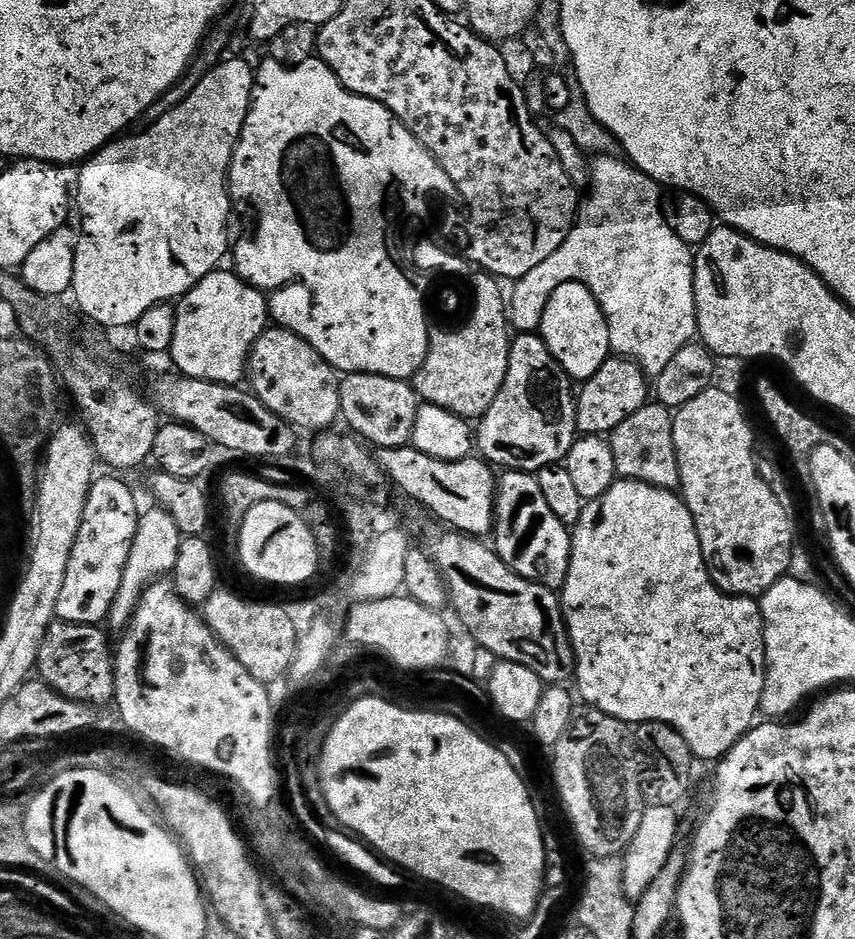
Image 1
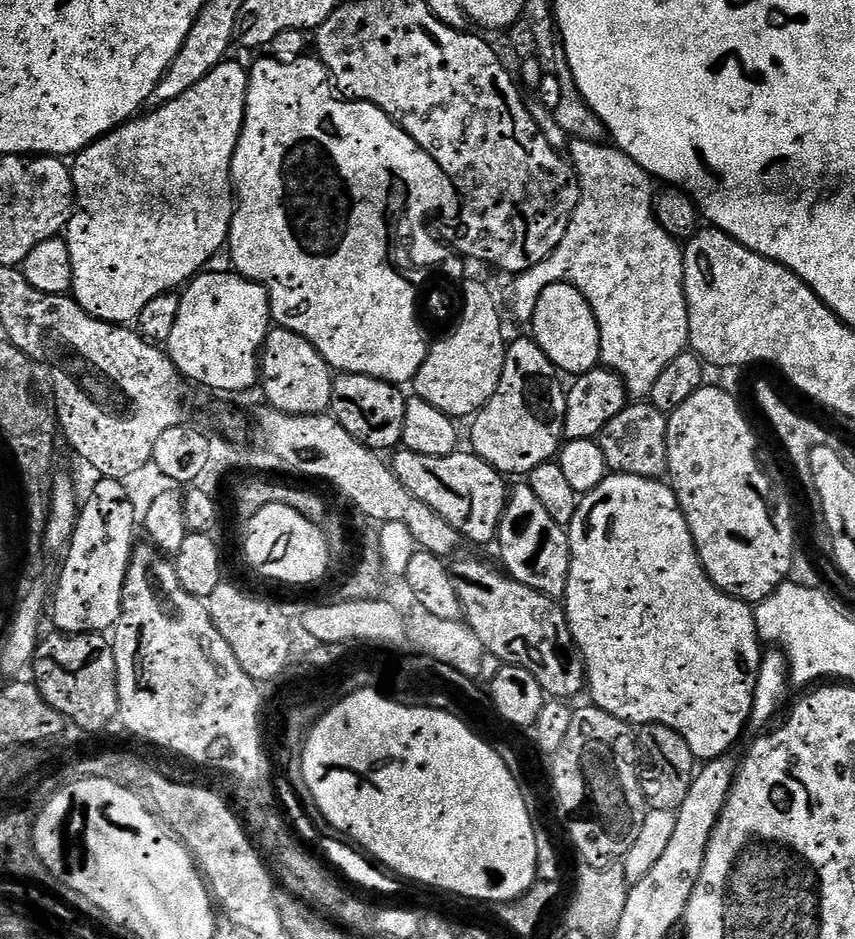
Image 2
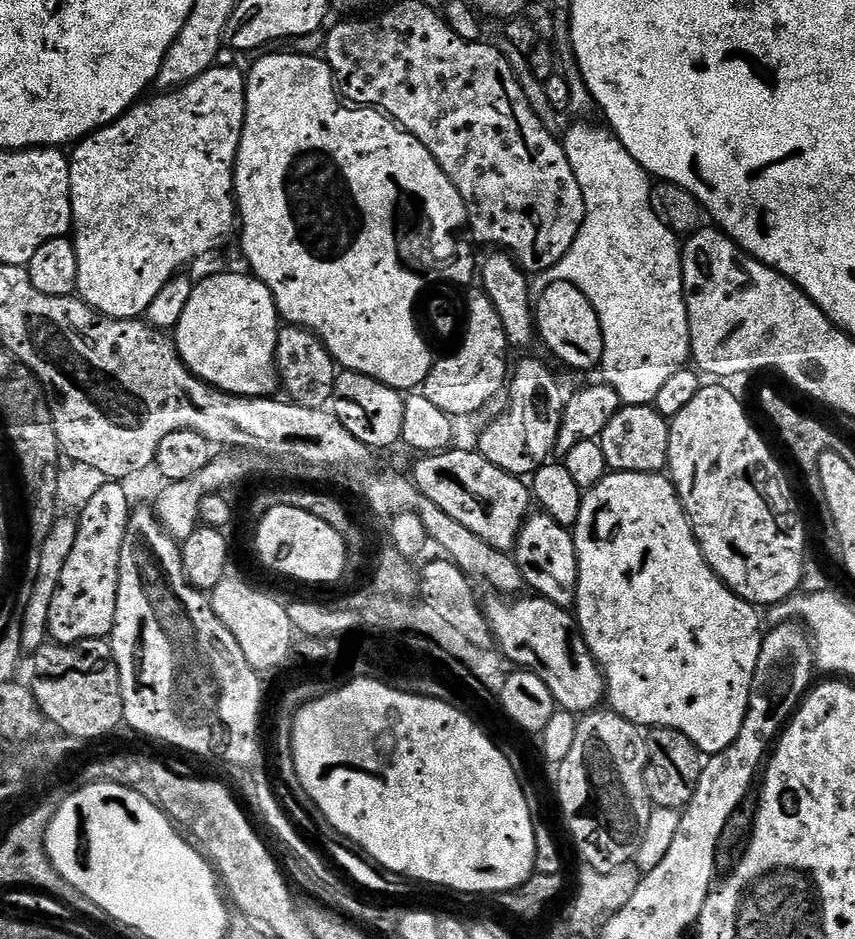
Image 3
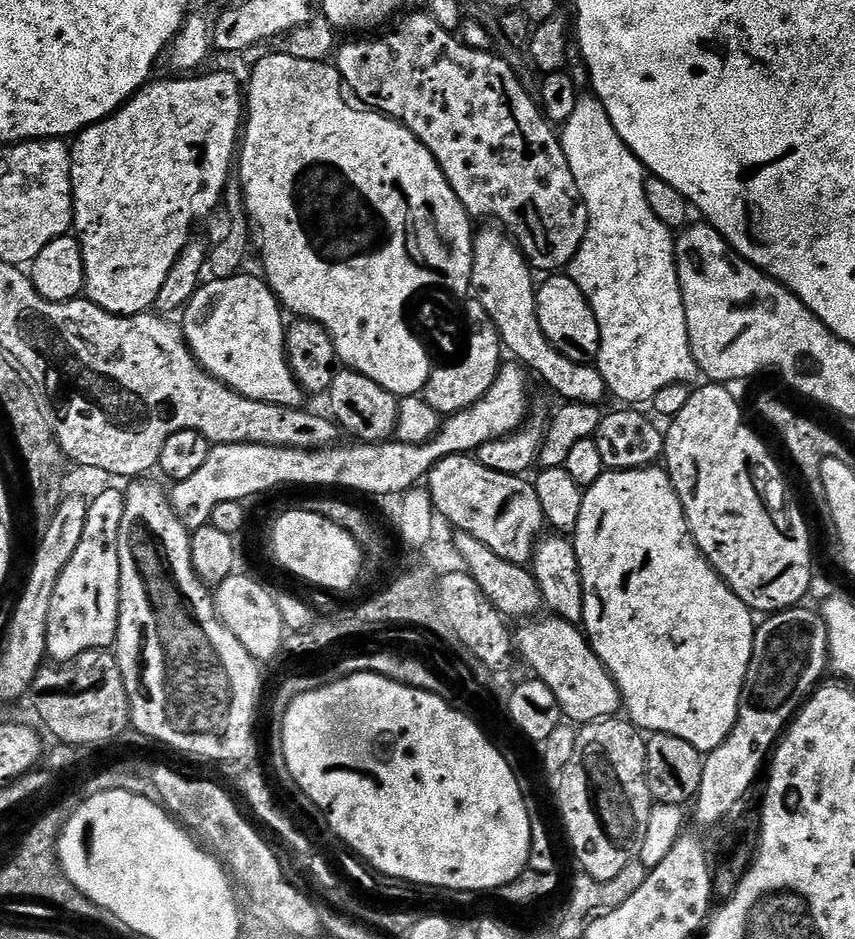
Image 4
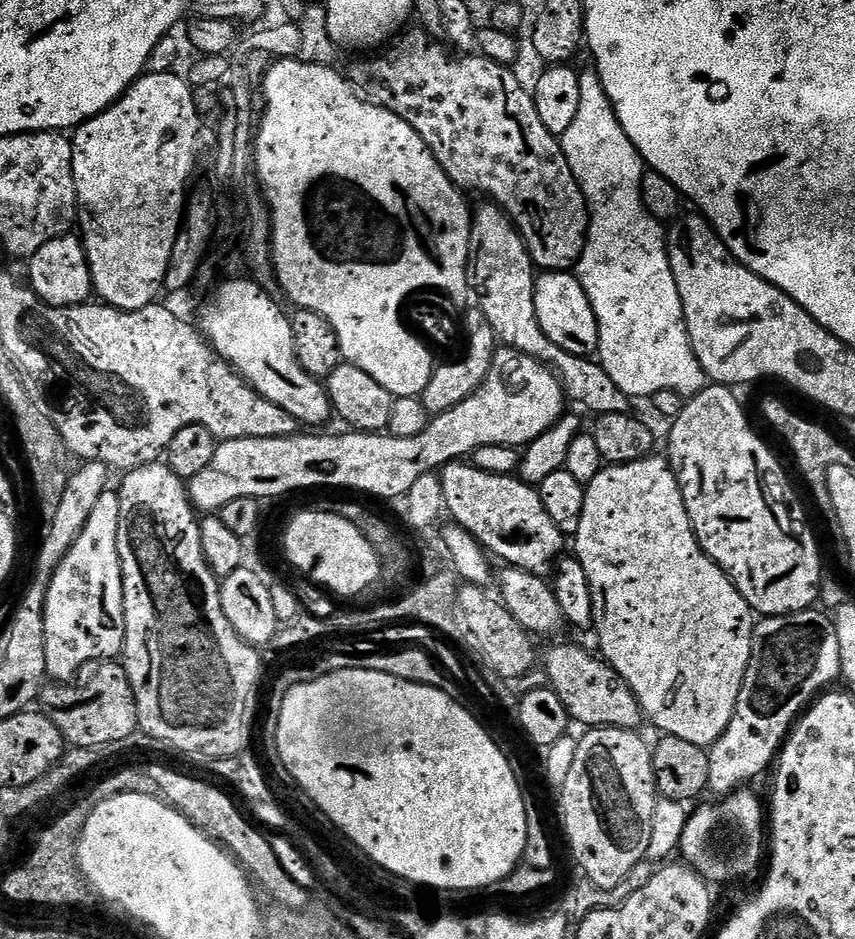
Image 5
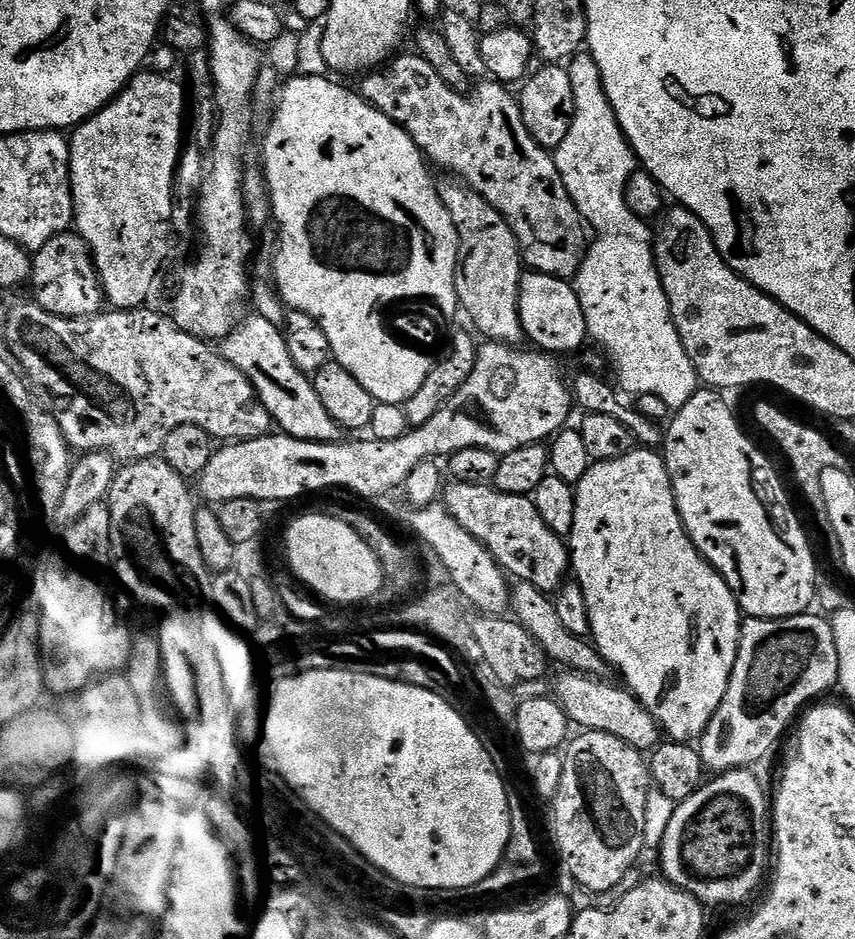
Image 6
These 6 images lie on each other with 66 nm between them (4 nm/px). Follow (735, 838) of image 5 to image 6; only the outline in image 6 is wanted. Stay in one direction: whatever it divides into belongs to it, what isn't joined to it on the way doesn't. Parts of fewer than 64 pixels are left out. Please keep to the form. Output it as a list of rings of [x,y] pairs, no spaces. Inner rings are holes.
[[[729,770],[716,778],[713,784],[705,783],[693,796],[679,801],[664,834],[664,849],[660,852],[660,860],[664,863],[663,879],[685,888],[705,906],[713,904],[716,908],[724,908],[727,904],[746,903],[759,890],[764,875],[766,880],[773,867],[774,808],[769,793],[768,796],[764,793],[763,786],[752,772],[755,771],[741,771],[740,780],[736,780],[737,773]]]

